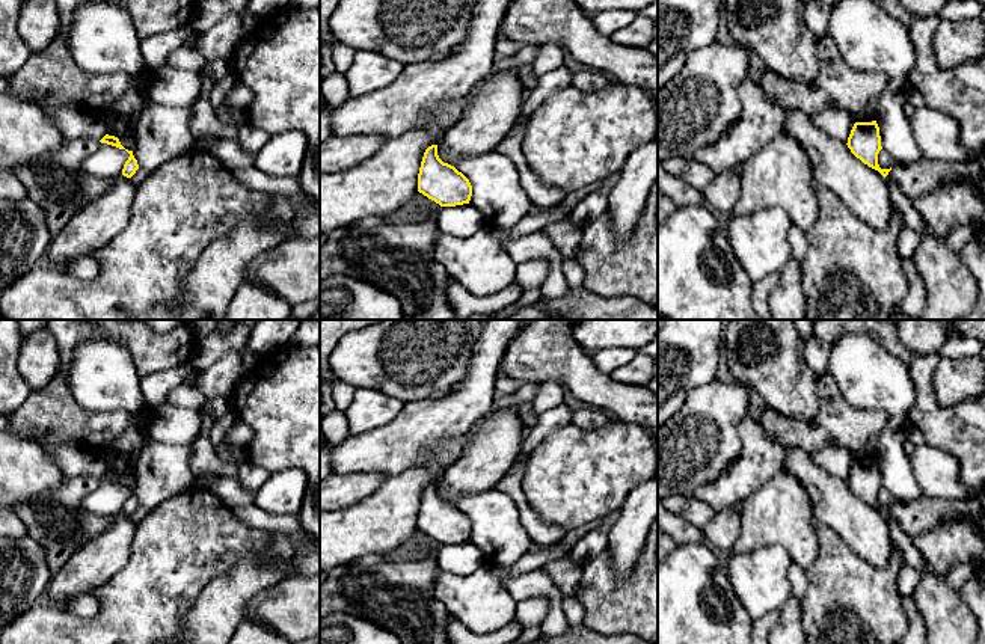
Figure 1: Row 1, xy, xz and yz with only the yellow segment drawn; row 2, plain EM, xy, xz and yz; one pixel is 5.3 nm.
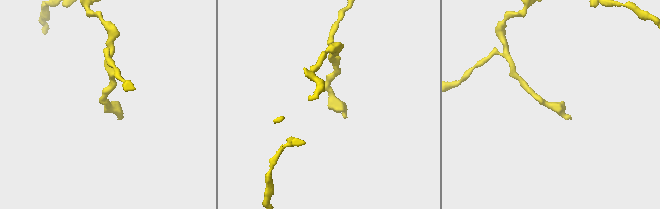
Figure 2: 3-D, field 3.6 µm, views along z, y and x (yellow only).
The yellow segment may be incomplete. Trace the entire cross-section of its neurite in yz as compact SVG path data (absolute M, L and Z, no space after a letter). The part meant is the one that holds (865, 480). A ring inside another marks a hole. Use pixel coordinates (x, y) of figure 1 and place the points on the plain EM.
M876 458L855 460L846 483L857 496L860 496L869 505L878 508L884 516L891 508L891 505L881 507L878 502L878 492L882 484Z

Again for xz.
M431 483L421 499L418 529L440 544L456 544L469 541L472 523L454 504L443 501L437 493L437 483Z

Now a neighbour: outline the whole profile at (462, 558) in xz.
M471 541L442 544L436 555L436 563L440 572L457 576L468 576L486 566L483 552Z

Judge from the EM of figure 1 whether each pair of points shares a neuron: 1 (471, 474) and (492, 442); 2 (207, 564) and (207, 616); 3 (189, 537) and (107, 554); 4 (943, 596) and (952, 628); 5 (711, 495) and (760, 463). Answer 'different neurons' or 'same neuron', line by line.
1: same neuron
2: different neurons
3: different neurons
4: same neuron
5: same neuron

